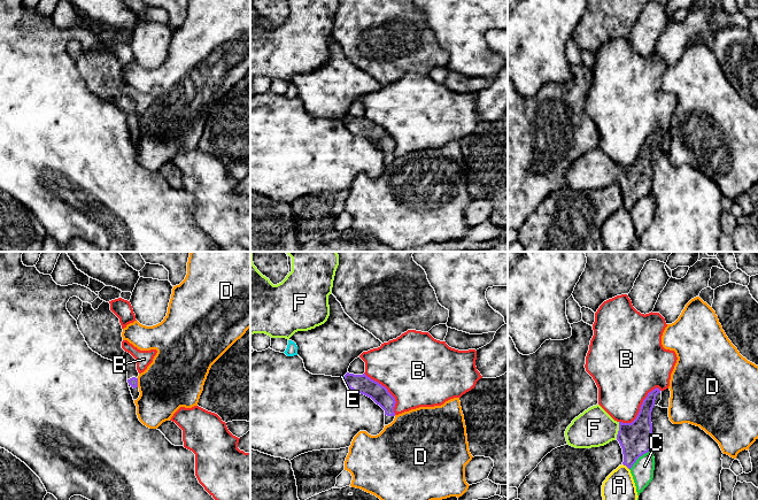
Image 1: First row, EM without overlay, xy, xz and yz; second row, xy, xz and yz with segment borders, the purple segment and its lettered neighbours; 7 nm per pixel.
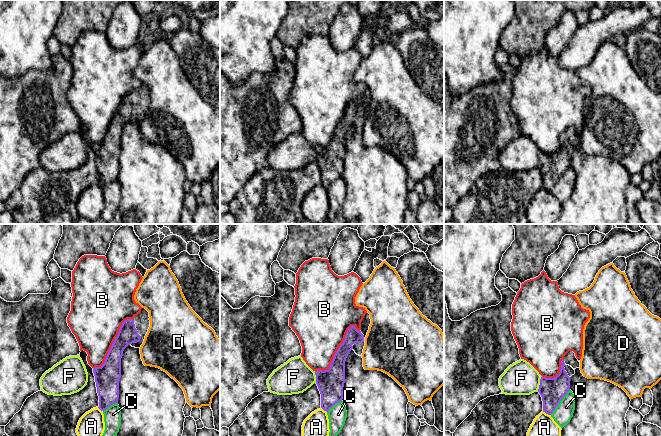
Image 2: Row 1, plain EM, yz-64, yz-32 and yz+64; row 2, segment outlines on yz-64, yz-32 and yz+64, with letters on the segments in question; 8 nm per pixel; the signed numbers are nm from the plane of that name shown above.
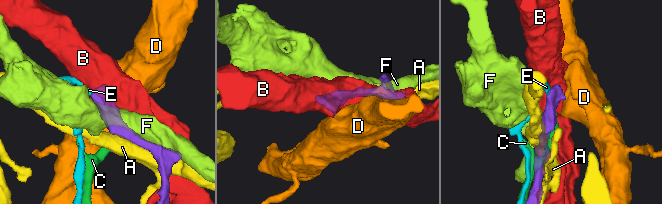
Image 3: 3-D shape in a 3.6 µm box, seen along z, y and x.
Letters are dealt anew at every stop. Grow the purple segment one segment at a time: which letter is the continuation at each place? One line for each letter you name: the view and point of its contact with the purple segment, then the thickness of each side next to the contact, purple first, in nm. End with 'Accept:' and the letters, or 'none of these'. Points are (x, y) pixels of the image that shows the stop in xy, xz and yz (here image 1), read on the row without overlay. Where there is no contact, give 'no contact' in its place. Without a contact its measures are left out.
Accept: none of these

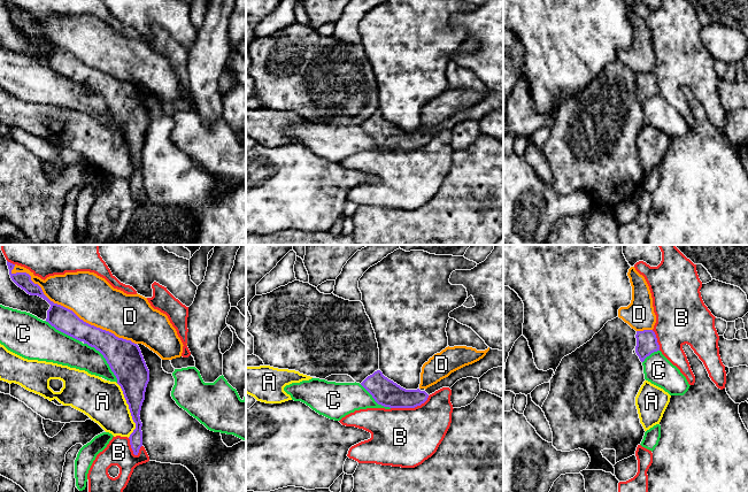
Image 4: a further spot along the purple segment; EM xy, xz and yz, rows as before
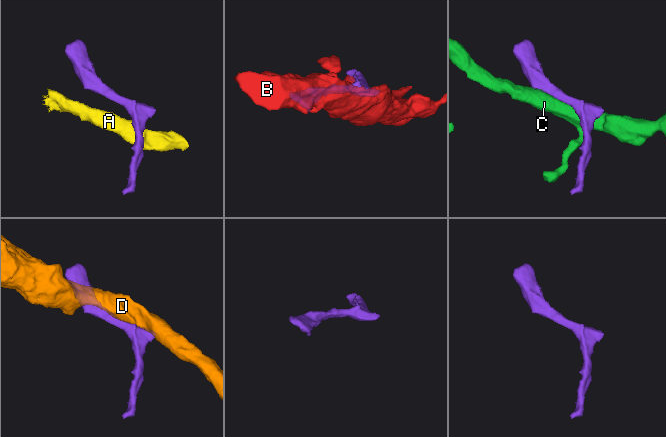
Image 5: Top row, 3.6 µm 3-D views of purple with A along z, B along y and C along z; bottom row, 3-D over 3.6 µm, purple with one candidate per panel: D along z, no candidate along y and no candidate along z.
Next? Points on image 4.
Accept: none of these

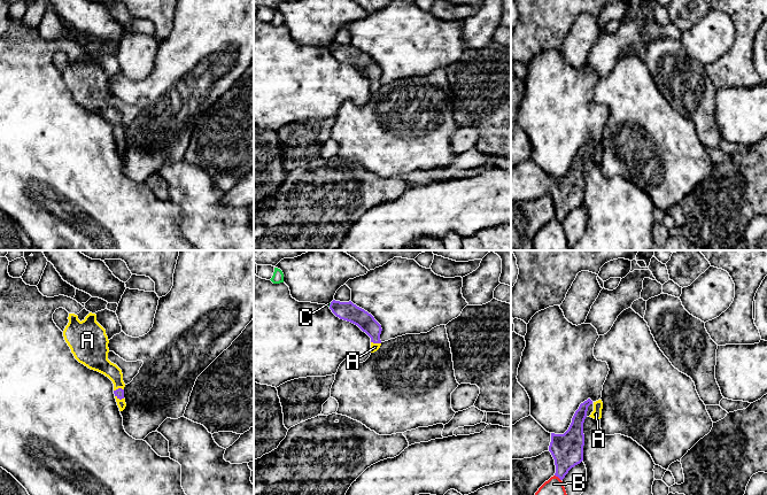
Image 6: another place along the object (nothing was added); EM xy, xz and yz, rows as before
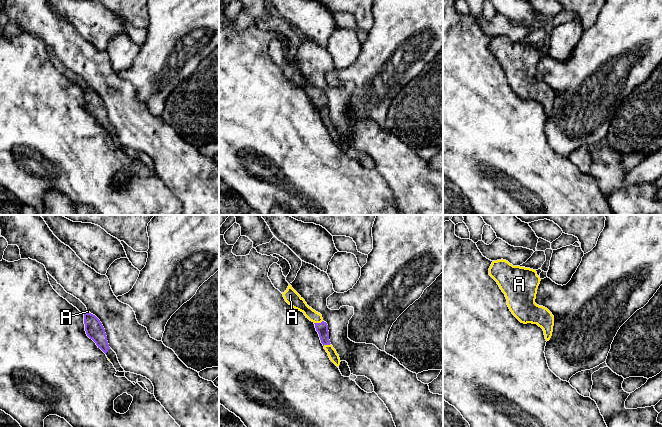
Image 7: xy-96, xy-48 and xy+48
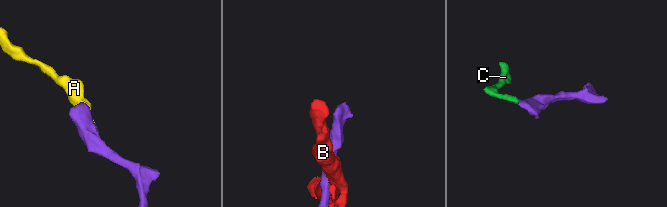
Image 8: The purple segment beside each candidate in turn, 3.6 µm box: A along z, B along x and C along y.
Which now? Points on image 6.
A: contact xy (118, 131); calibres 60 and 140 nm
Accept: A

